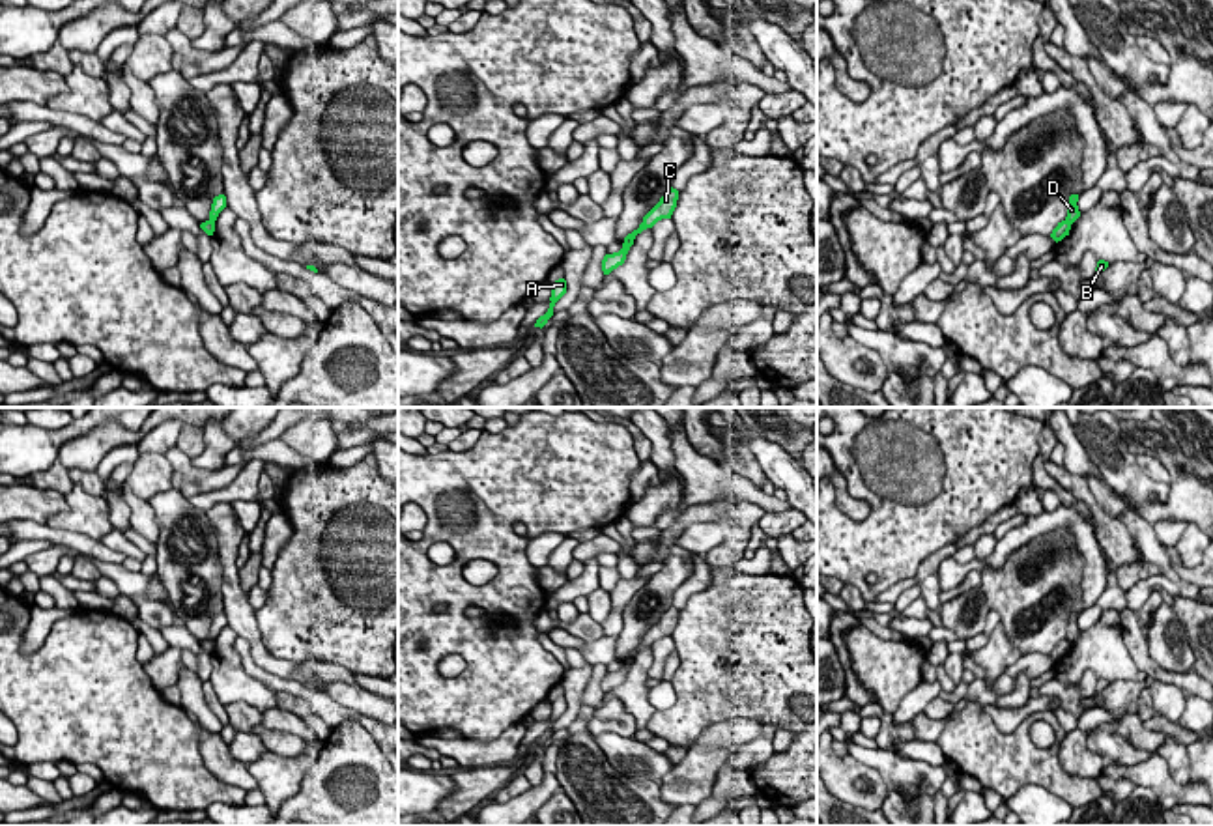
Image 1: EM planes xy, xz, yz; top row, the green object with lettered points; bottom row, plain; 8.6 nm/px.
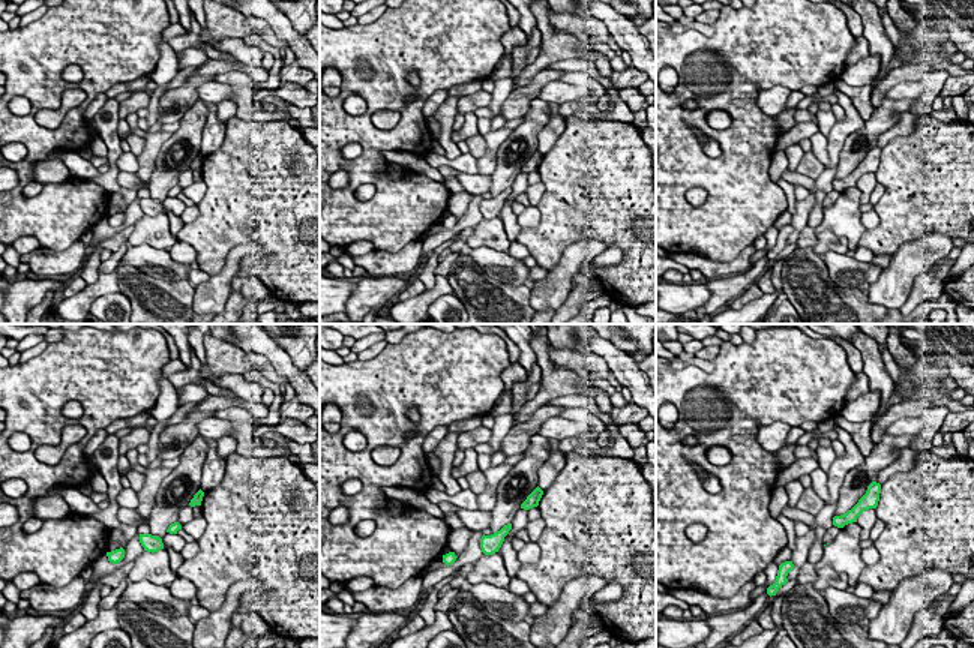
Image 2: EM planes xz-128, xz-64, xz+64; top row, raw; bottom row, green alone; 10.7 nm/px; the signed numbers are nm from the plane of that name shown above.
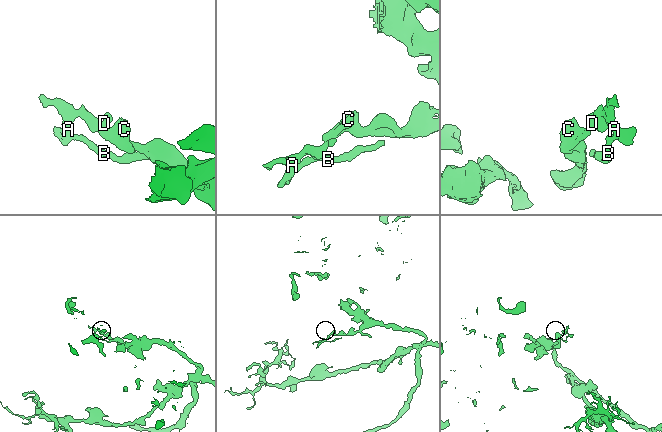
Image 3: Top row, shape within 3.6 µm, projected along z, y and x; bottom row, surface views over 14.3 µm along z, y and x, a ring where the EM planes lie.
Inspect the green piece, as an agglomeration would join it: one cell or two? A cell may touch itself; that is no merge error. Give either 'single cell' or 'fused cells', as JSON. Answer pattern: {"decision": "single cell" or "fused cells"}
{"decision": "fused cells"}

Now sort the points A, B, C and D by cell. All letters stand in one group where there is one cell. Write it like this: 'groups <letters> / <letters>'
groups A B D / C

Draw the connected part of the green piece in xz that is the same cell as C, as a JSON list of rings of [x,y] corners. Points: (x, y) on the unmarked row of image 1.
[[[671,605],[660,617],[660,620],[643,635],[643,641],[639,643],[639,647],[634,648],[632,652],[628,652],[624,656],[624,660],[635,658],[637,652],[641,652],[647,647],[652,647],[662,637],[671,637],[675,626],[677,626],[677,619],[678,619],[678,609]]]

